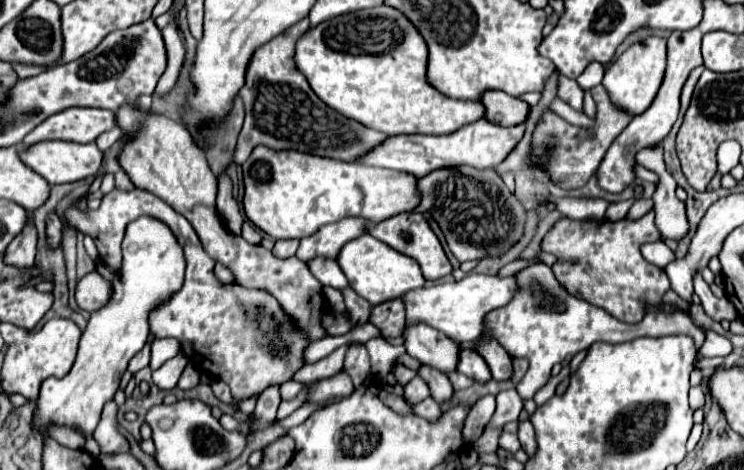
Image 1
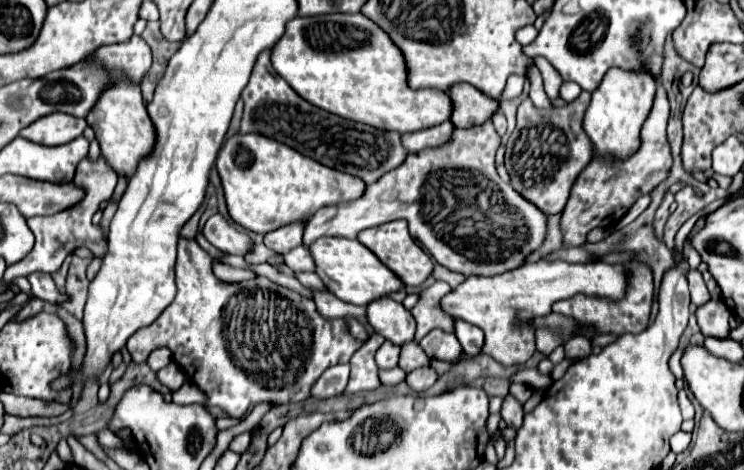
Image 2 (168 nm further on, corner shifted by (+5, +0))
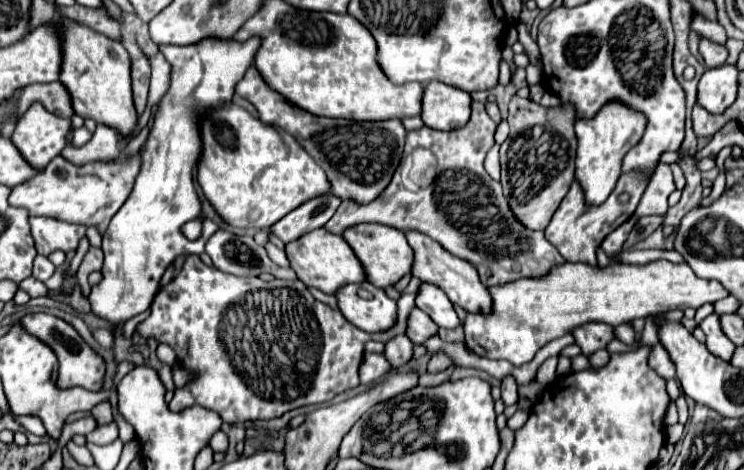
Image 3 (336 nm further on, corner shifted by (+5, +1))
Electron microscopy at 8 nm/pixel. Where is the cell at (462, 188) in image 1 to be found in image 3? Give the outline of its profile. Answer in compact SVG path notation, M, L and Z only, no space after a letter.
M472 102L470 108L472 116L460 130L436 132L422 126L406 134L404 154L410 154L418 146L432 148L442 162L442 170L432 186L422 190L406 190L400 178L392 180L380 198L370 204L362 206L354 202L342 202L324 228L334 234L342 234L348 226L360 222L378 222L402 232L424 232L454 256L474 264L486 286L508 284L520 278L546 276L550 268L564 264L558 250L544 238L544 232L532 232L514 218L502 194L500 182L486 174L482 164L494 144L496 122L490 120L482 102Z

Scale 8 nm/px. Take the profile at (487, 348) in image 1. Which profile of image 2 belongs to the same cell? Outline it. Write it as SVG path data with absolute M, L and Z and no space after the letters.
M456 319L456 337L458 337L458 341L464 349L464 355L468 359L478 355L484 345L484 333L478 327L474 327L466 321L460 321L460 319Z

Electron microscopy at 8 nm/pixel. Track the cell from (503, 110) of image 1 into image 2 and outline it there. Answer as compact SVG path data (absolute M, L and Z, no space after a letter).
M454 85L450 89L450 97L454 103L452 123L456 127L474 127L482 125L482 121L490 121L492 115L500 109L500 103L492 97L486 97L480 89L472 85Z

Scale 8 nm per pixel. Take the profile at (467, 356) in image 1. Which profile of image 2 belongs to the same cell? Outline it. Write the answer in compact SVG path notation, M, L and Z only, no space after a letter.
M440 329L430 331L420 341L420 347L430 359L440 359L440 361L450 361L450 363L458 363L462 355L462 347L458 345L458 339Z

